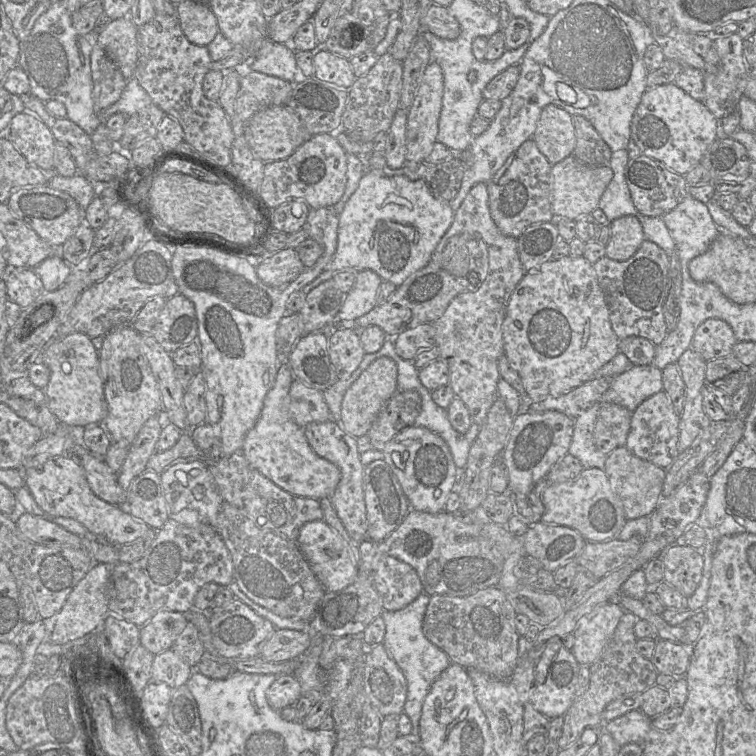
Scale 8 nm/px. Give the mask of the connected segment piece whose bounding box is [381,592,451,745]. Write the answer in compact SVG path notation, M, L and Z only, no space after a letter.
M422 592L410 604L396 611L383 610L381 617L386 626L383 645L390 657L395 661L403 672L407 681L407 698L404 704L404 713L412 722L410 738L419 745L419 721L422 706L426 695L432 684L438 679L441 673L451 664L447 654L431 643L423 634L422 623L430 595Z

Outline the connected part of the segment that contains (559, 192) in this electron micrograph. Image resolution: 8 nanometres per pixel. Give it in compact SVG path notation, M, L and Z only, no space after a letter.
M574 155L552 166L551 204L555 219L577 218L595 210L613 178L610 166L592 167L579 161Z

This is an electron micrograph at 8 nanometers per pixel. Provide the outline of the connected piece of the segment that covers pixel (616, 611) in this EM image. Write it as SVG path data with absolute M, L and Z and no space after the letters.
M615 599L599 605L591 614L579 620L573 631L575 642L572 647L572 653L579 665L591 666L599 658L624 613L625 610Z

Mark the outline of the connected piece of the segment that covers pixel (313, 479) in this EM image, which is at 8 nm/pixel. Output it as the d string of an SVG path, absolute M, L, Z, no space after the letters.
M289 362L280 364L274 386L264 399L259 419L244 438L241 453L253 468L283 490L295 496L317 500L330 498L341 473L335 464L319 457L312 450L303 428L293 420L289 409L289 392L294 379Z

